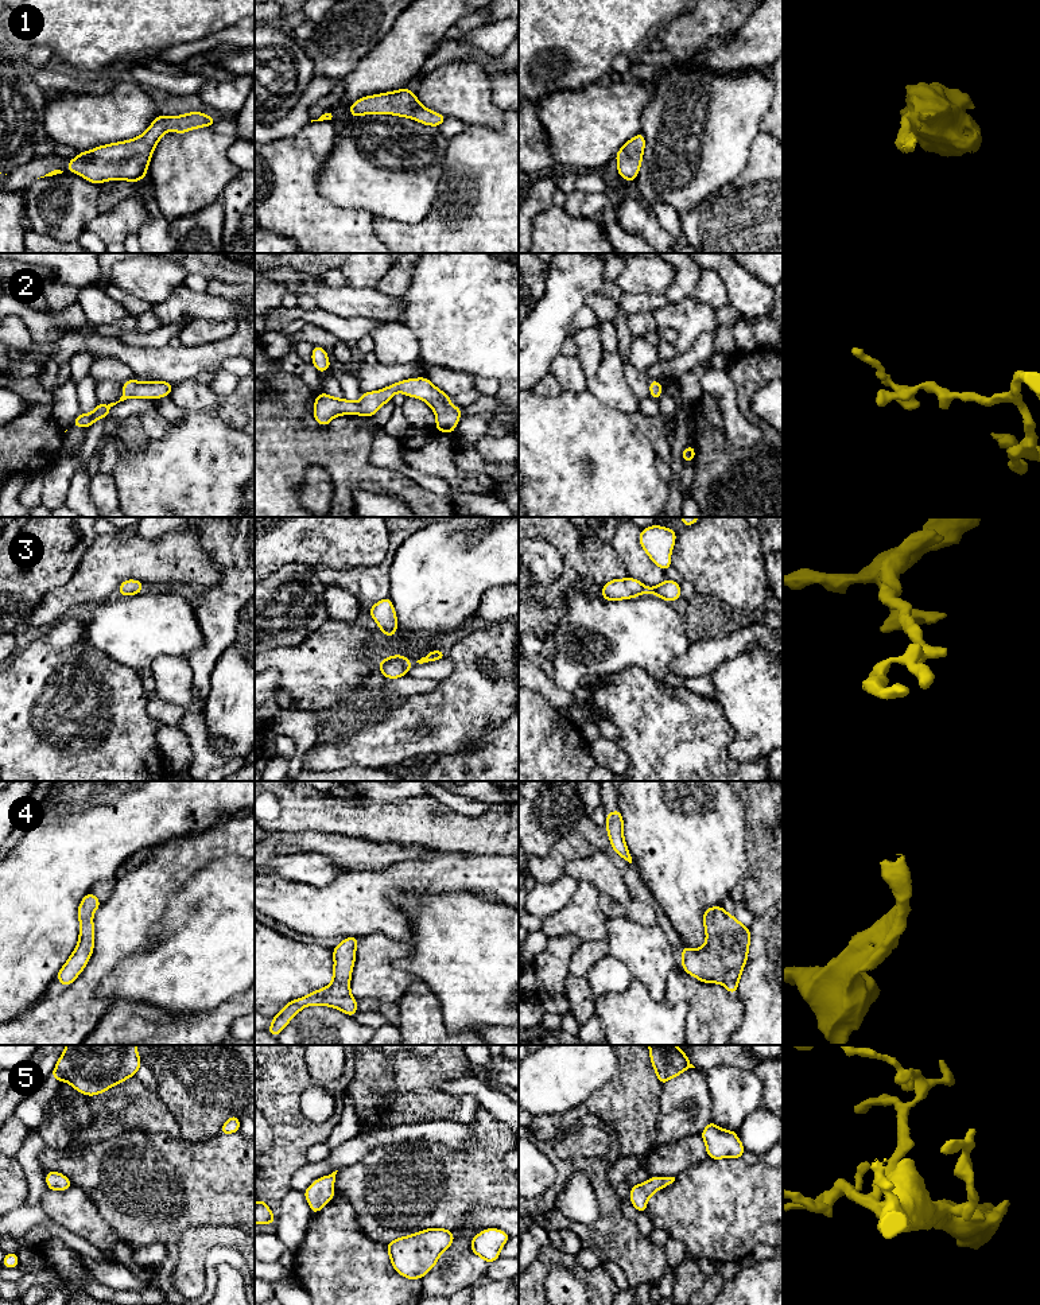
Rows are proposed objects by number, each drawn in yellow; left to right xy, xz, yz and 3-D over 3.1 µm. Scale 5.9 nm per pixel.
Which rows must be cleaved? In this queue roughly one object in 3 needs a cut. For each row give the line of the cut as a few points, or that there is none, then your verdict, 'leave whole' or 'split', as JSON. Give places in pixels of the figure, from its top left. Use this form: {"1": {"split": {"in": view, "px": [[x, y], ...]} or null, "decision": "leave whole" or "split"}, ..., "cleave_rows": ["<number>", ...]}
{"1": {"split": null, "decision": "leave whole"}, "2": {"split": null, "decision": "leave whole"}, "3": {"split": null, "decision": "leave whole"}, "4": {"split": null, "decision": "leave whole"}, "5": {"split": null, "decision": "leave whole"}, "cleave_rows": []}

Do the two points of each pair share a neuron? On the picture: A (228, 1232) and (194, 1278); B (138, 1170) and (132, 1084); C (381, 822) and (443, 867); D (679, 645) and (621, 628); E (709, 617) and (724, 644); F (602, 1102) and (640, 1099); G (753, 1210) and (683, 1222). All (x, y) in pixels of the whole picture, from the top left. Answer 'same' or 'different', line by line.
A: same
B: different
C: different
D: same
E: different
F: same
G: same

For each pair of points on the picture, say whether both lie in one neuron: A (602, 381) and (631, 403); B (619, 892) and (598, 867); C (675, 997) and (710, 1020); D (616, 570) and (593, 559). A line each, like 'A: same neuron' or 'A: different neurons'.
A: same neuron
B: same neuron
C: same neuron
D: same neuron

